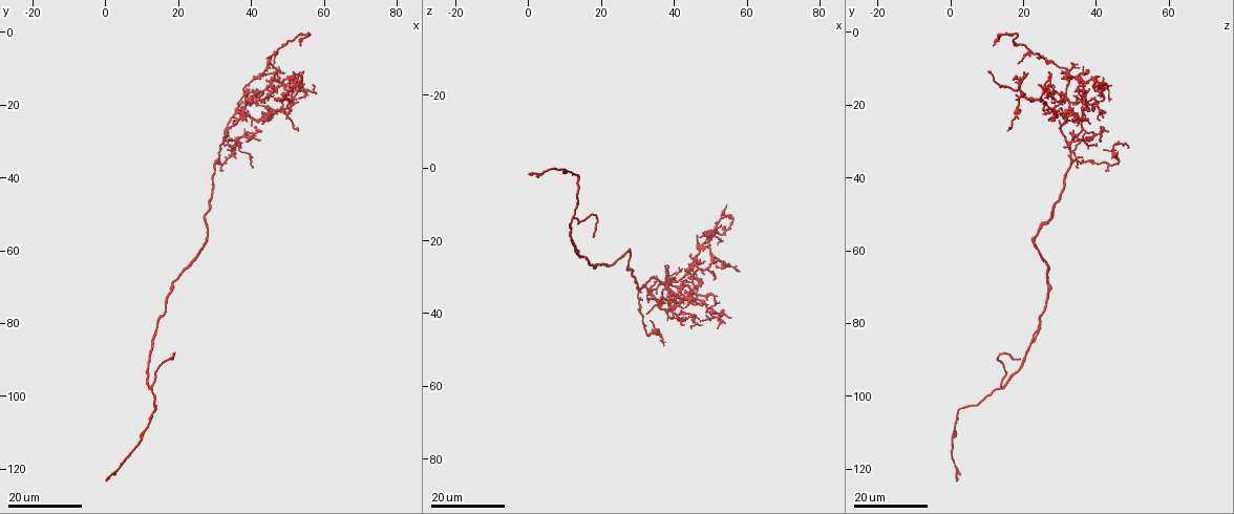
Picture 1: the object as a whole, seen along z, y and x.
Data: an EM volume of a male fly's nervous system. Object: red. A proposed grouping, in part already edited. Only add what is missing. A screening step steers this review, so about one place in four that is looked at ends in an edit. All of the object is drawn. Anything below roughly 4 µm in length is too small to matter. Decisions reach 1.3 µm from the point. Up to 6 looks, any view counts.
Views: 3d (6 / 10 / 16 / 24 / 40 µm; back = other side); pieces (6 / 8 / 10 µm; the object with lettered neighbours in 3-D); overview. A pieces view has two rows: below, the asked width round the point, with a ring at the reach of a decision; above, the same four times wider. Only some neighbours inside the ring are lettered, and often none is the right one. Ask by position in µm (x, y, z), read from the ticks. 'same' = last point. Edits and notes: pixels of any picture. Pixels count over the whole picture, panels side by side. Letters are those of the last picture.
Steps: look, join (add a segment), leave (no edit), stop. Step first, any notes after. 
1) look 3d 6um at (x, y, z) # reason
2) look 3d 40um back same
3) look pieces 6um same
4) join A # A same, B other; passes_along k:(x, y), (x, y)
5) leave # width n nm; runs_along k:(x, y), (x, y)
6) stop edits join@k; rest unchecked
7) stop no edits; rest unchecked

look 3d 16um at (18.0, 89.5, 19.0) # end of a long branch

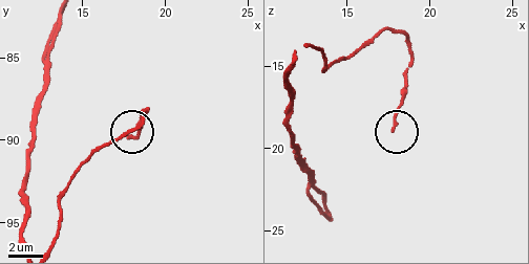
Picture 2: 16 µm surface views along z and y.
look pieces 6um same # see the neighbours

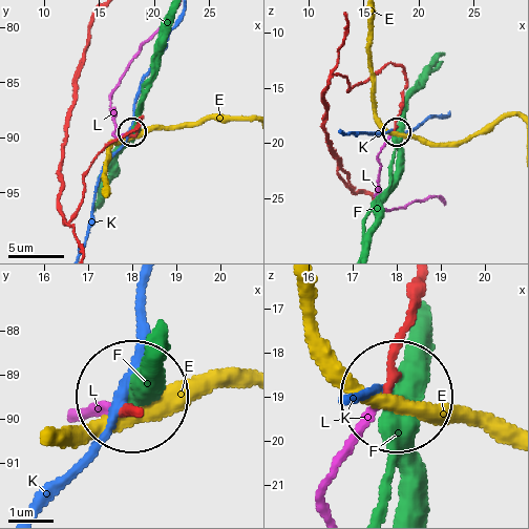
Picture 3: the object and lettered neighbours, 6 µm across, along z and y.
join L # width 190 nm; E other, F other, K other, L same; passes_along 3:(138, 406), (85, 410); the cell continues

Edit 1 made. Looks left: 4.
look 3d 16um at (0.5, 123.0, 1.0) # an open end

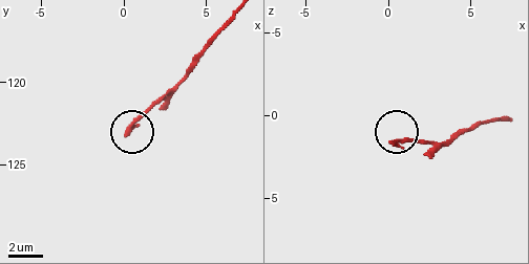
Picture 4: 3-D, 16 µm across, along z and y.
look pieces 6um at (0.3, 123.1, 1.6)

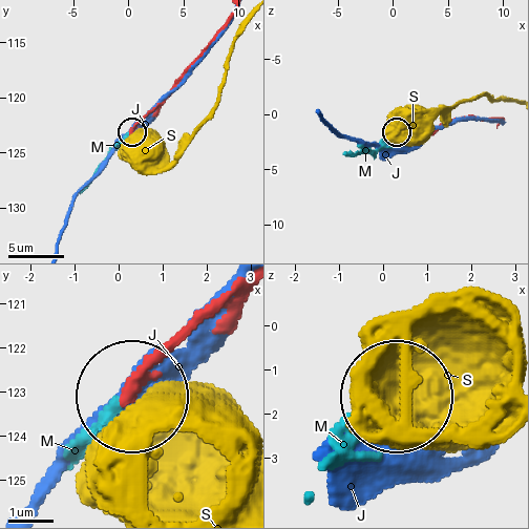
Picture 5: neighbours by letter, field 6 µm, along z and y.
join M # J other, M same, S other; the cell continues

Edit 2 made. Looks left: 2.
look 3d 16um at (47.0, 18.5, 22.5) # free end

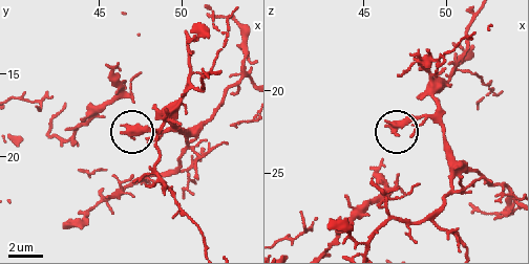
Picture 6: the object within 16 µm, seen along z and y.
look pieces 6um at (46.4, 18.1, 22.1)

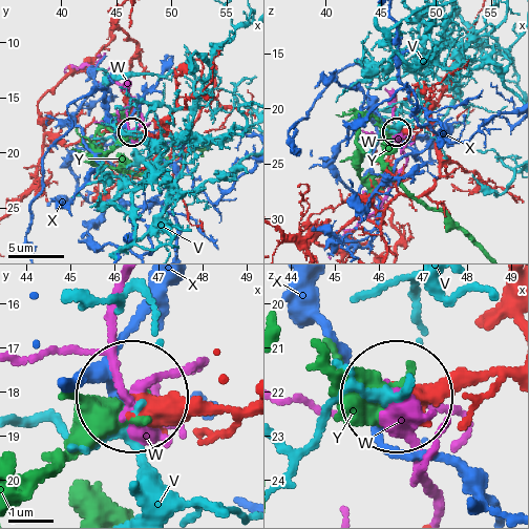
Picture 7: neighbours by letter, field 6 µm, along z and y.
leave # V other, W other, X other, Y other; runs_along 7:(236, 405), (139, 398); none of them fits

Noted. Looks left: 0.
stop edits join@3, join@5; rest unchecked

